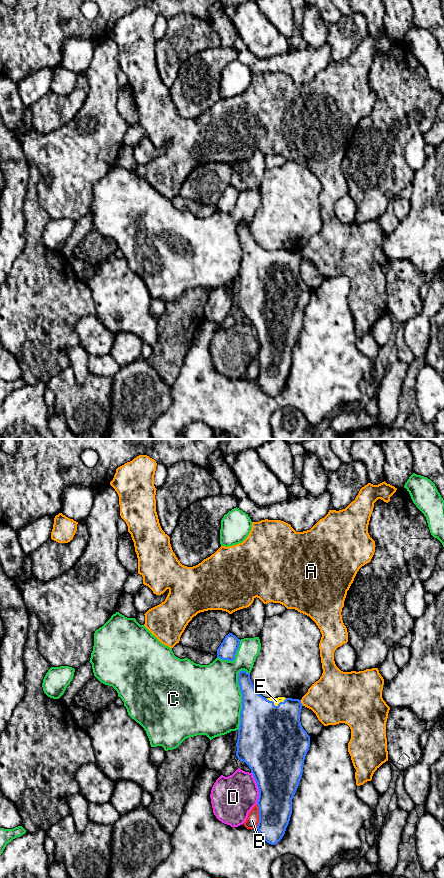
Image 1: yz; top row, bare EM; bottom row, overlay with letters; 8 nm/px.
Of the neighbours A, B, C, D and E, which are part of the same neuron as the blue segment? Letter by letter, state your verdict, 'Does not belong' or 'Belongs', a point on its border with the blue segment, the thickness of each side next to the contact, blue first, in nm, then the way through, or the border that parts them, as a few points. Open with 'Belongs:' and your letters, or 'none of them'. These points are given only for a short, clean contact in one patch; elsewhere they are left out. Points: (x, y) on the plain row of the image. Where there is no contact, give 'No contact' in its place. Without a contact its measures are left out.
Belongs: E
A: Does not belong. Touches blue at yz (301, 255). Thickness 320 nm (blue) against 360 nm. Boundary: yz (300, 252), (303, 257)
B: Does not belong. Touches blue at yz (259, 368). Thickness 280 nm (blue) against 100 nm
C: Does not belong. Touches blue at yz (242, 251). Thickness 360 nm (blue) against 500 nm
D: Does not belong. Touches blue at yz (258, 340). Thickness 420 nm (blue) against 340 nm
E: Belongs. Touches blue at yz (274, 257). Thickness 500 nm (blue) against 50 nm. Path across: yz (271, 288), (274, 257), (276, 253)

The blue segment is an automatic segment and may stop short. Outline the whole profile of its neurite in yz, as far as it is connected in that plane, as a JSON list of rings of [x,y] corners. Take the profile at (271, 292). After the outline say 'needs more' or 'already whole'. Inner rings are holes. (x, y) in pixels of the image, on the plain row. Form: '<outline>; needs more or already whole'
[[[244,222],[238,225],[238,236],[243,253],[236,308],[249,318],[257,335],[258,384],[267,395],[275,397],[282,391],[289,376],[292,351],[301,332],[305,308],[310,299],[310,288],[300,274],[303,257],[299,251],[263,249],[256,243],[250,226]]]; needs more

